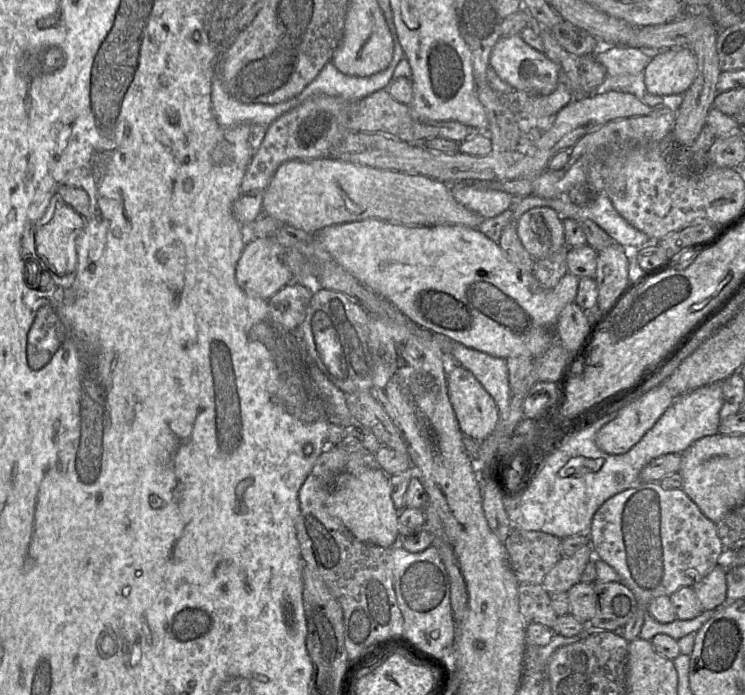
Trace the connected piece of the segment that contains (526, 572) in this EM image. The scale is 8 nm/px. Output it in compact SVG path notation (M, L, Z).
M511 529L505 547L509 562L519 583L541 584L546 574L561 560L561 539L540 531Z

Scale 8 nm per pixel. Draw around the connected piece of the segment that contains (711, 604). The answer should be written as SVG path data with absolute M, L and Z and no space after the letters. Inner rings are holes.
M723 563L717 564L713 570L701 580L693 585L693 589L702 605L704 611L715 610L721 607L727 600L727 582L726 582L727 567Z

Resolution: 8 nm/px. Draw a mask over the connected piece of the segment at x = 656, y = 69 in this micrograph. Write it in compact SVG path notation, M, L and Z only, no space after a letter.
M690 47L659 51L643 72L644 89L651 94L671 97L683 95L692 85L698 62Z

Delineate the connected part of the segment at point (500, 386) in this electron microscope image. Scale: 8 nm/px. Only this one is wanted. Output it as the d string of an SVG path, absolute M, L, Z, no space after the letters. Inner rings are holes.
M452 342L452 358L469 370L494 399L500 419L509 411L511 389L506 360Z

